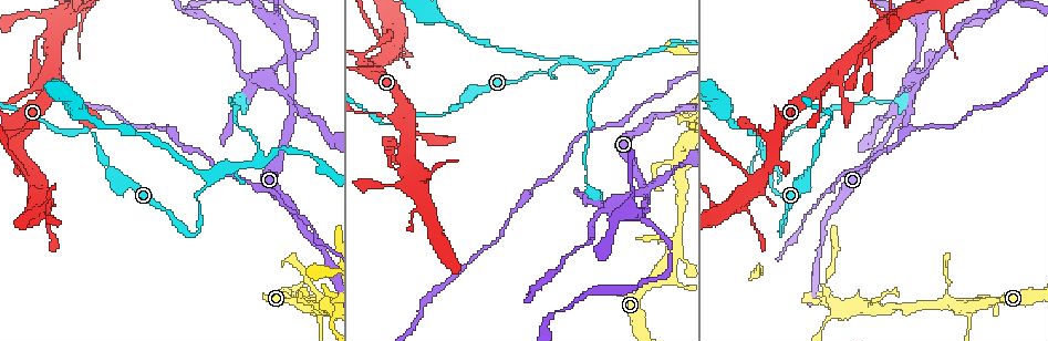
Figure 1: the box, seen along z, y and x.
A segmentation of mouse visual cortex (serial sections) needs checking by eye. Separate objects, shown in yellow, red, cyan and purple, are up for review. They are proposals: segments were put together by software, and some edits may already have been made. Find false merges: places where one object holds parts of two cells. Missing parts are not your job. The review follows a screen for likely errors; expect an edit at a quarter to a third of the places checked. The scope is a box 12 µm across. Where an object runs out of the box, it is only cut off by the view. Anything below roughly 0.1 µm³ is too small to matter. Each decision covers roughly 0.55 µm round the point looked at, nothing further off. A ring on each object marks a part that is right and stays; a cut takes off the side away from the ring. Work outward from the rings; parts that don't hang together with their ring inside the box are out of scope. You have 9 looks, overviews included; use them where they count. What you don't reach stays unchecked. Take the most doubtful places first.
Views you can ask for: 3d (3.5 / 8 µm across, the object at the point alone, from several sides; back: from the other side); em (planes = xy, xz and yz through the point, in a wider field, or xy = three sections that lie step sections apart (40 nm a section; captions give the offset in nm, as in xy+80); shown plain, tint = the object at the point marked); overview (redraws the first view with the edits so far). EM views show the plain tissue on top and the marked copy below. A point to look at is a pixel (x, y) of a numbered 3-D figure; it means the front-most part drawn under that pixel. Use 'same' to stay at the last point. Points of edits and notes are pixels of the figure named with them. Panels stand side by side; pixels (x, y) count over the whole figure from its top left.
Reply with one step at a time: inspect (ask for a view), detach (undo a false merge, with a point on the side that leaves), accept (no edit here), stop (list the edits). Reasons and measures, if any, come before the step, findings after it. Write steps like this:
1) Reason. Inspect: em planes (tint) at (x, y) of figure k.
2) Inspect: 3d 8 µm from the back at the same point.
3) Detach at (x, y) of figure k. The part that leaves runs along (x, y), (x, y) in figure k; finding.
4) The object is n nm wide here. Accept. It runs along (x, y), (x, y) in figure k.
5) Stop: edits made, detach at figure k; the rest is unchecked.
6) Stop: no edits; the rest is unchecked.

Four or more arms meet. Inspect: 3d 3.5 µm at (294, 104) of figure 1.

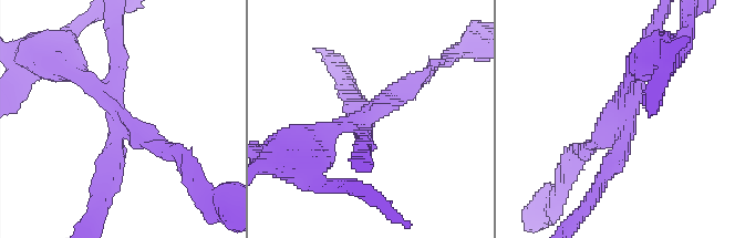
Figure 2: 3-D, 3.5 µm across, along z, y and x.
4 arms meet here; the arms are 200, 200, 250, 300 nm wide. Inspect: em xy step 2 (tint) at (117, 114) of figure 2.

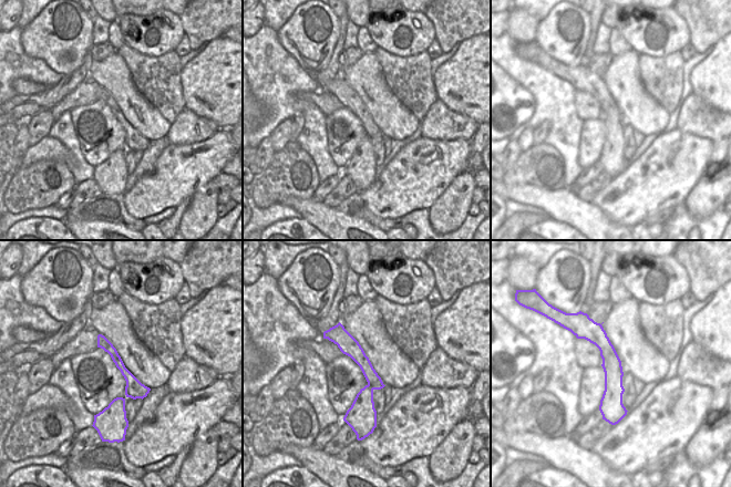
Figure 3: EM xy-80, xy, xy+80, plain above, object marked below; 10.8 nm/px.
The object is 190 nm wide here. Detach at (64, 76) of figure 2. A border runs along (606, 335), (599, 350) in figure 3; two cells meet here.

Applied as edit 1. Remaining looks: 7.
Inspect: 3d 3.5 µm at (192, 235) of figure 1.

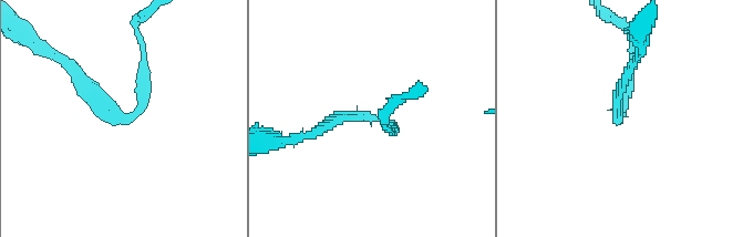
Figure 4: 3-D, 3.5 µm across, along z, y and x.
The arms are 150, 150 nm wide; shape alone is not enough. Inspect: em planes (tint) at (372, 117) of figure 4.

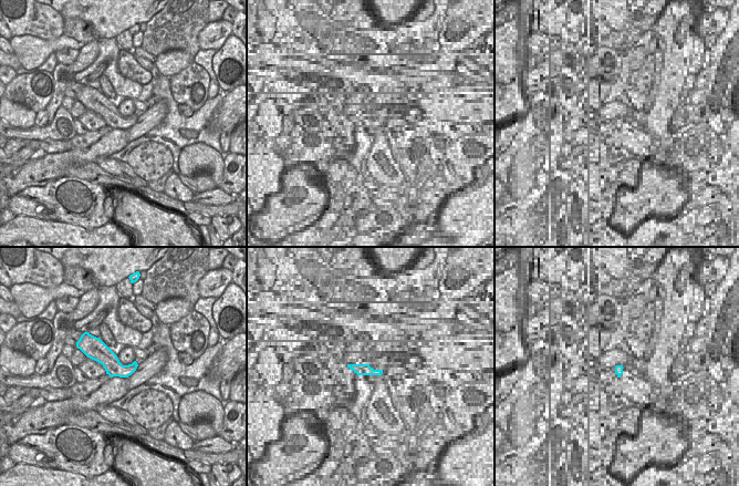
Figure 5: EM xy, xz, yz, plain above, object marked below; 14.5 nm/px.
The object is 260 nm wide here. Detach at (144, 74) of figure 4. The part that leaves runs along (136, 112), (143, 102), (136, 23) in figure 4; two cells meet here.

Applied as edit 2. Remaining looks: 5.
Thick turns thin. Inspect: 3d 8 µm at (825, 86) of figure 1.

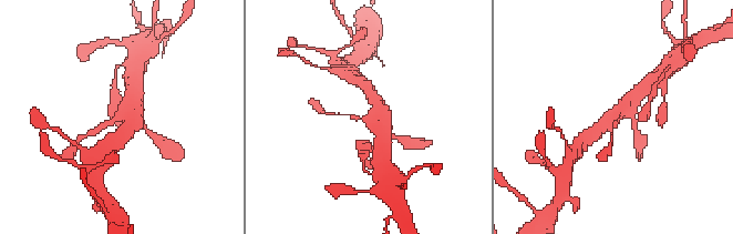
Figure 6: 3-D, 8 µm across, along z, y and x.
Inspect: 3d 3.5 µm at (113, 119) of figure 6.

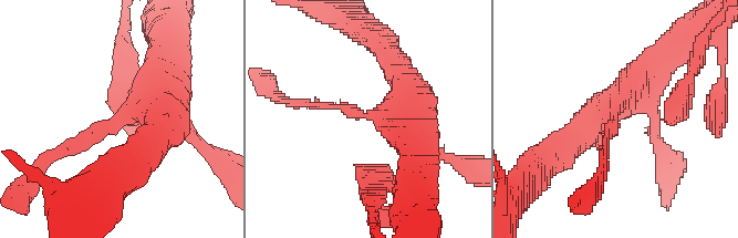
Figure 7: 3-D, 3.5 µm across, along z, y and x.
The arms are 150, 450 nm wide; shape alone is not enough. Inspect: em xy step 1 (tint) at (614, 119) of figure 7.

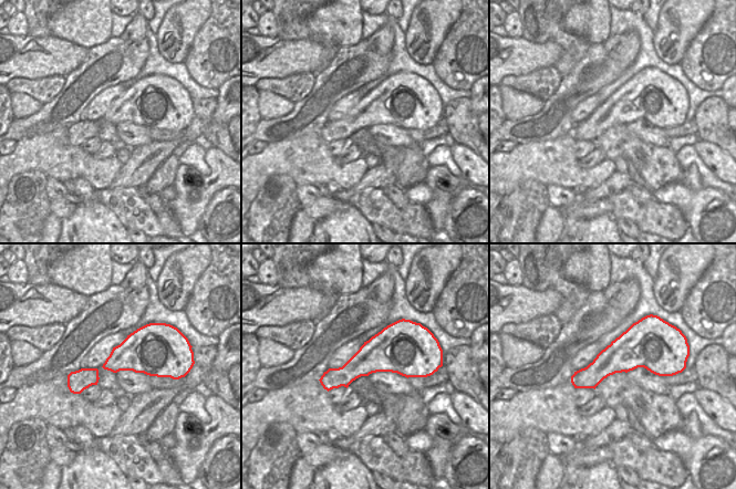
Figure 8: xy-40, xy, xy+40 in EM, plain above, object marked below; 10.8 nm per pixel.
Accept. It runs along (404, 80), (411, 103), (376, 114), (309, 103) in figure 7; continuous, no second cell.

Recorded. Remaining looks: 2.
Stop: edits made, detach at figure 2, detach at figure 4; the rest is unchecked.

